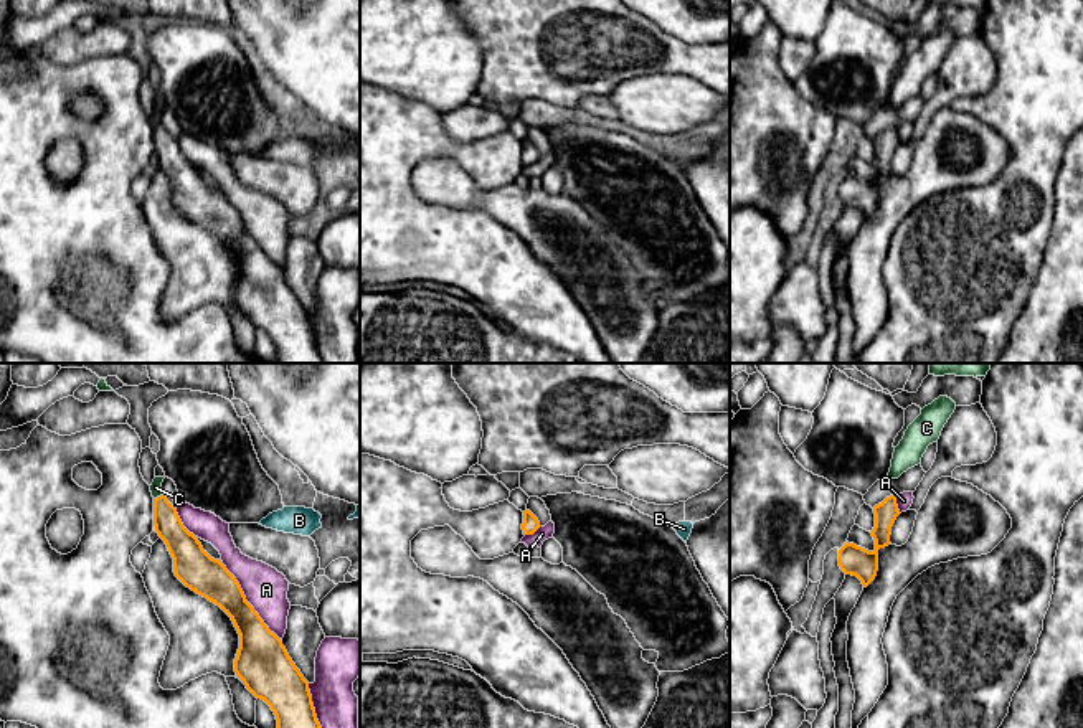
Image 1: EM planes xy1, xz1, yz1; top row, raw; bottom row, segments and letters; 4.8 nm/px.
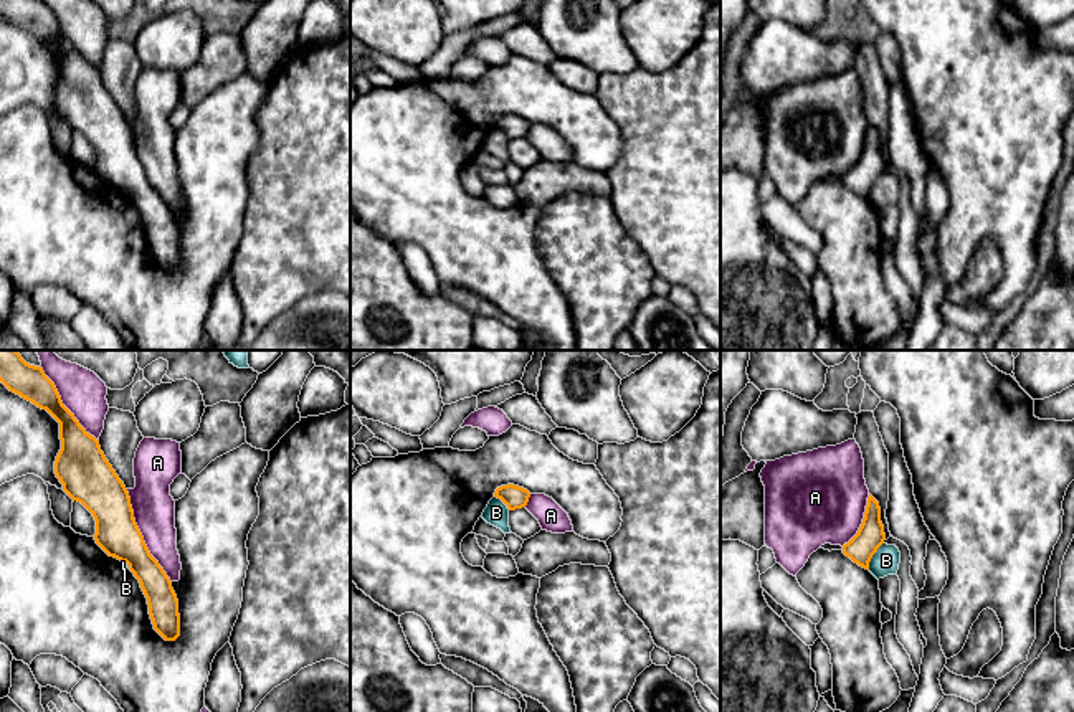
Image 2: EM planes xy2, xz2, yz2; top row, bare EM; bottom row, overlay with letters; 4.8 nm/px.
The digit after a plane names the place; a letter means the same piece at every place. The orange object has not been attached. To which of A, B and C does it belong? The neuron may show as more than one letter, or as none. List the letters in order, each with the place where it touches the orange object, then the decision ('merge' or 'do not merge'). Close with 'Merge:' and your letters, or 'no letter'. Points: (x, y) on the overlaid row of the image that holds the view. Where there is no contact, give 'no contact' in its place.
A: xy2 (141, 536) | do not merge
B: yz2 (873, 554) | do not merge
C: xy1 (157, 497) | merge
Merge: C

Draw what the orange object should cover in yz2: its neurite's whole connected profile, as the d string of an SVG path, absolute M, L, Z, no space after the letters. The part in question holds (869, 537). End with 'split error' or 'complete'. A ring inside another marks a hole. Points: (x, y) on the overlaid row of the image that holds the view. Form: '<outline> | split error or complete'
M869 494L863 524L858 534L843 545L843 553L859 567L869 570L869 562L884 540L886 534L881 522L881 507Z | complete

